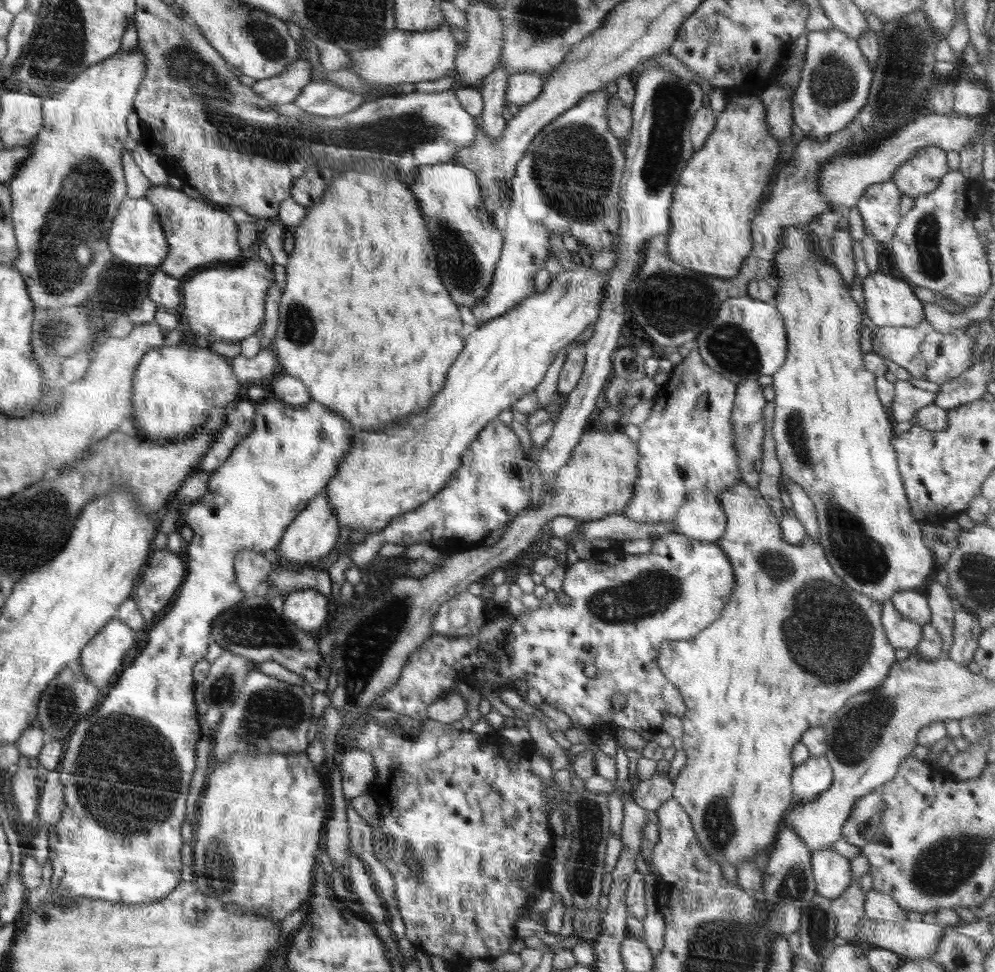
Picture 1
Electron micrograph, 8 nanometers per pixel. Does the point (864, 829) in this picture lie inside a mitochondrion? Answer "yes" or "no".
yes

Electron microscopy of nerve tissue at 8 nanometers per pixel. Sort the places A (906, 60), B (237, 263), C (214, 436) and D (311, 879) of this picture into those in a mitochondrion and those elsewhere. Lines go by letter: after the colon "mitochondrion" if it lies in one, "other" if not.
A: mitochondrion
B: other
C: other
D: other

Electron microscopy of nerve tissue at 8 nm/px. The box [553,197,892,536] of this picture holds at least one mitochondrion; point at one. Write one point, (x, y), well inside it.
(671, 304)

